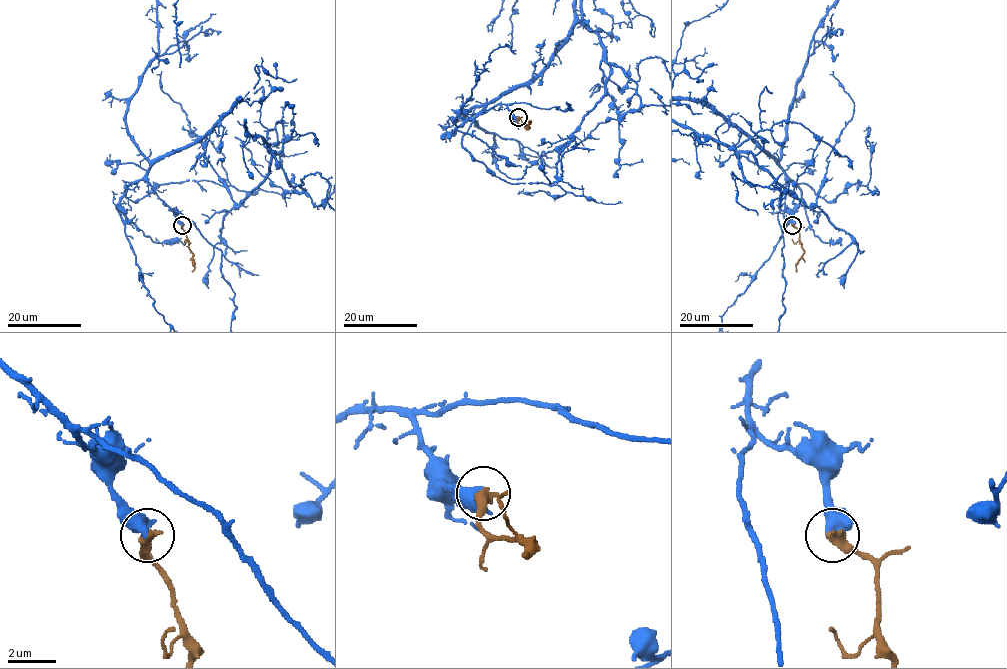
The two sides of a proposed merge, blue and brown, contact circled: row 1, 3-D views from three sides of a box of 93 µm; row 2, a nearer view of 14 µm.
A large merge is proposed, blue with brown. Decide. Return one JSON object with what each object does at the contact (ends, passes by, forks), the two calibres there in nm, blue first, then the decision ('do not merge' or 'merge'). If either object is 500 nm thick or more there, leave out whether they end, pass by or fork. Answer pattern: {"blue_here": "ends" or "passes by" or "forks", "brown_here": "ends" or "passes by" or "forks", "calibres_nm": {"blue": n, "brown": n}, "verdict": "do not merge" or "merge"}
{"calibres_nm": {"blue": 400, "brown": 500}, "verdict": "merge"}

